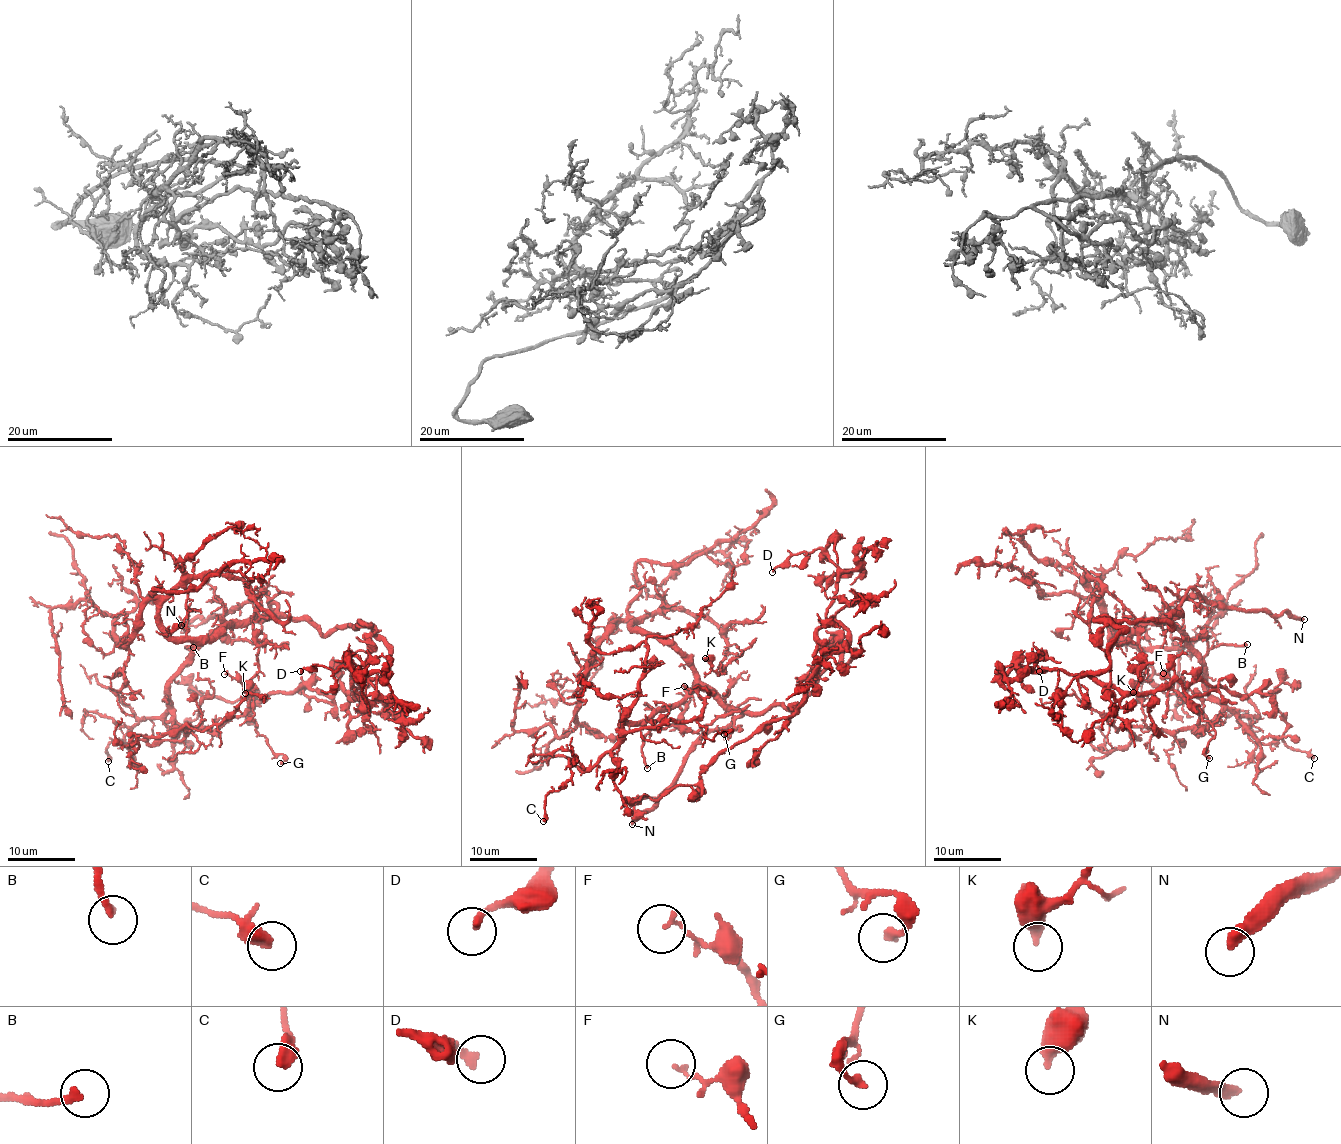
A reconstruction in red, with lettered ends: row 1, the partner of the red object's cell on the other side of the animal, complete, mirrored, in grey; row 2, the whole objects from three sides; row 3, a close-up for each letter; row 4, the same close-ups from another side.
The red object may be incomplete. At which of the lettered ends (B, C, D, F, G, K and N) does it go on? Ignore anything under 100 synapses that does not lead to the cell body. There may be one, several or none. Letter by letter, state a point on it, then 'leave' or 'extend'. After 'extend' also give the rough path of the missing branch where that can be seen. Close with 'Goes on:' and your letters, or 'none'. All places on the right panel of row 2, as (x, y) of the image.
B: (1247, 644) | leave
C: (1314, 758) | leave
D: (1039, 671) | leave
F: (1163, 673) | leave
G: (1209, 758) | leave
K: (1133, 692) | leave
N: (1304, 619) | extend
Goes on: N

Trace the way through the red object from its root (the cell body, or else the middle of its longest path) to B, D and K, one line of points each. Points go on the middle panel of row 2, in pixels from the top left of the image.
B: (730, 707), (723, 707), (705, 690), (691, 690), (659, 711), (646, 722), (648, 733), (642, 756), (647, 768)
D: (730, 707), (795, 707), (829, 652), (844, 663), (855, 653), (826, 617), (837, 566), (819, 548), (772, 572)
K: (730, 707), (676, 649), (632, 625), (669, 609), (705, 615), (727, 645), (720, 673), (705, 658)

